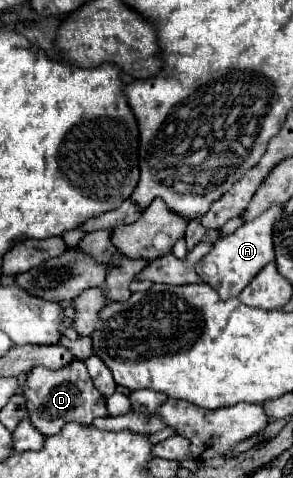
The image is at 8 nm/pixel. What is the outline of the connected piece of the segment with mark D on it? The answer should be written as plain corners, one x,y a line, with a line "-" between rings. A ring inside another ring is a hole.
74,361
66,365
66,369
58,369
58,371
44,367
32,369
26,377
24,395
28,399
30,423
46,437
60,433
62,427
70,421
90,425
94,417
106,417
106,399
92,385
84,361

